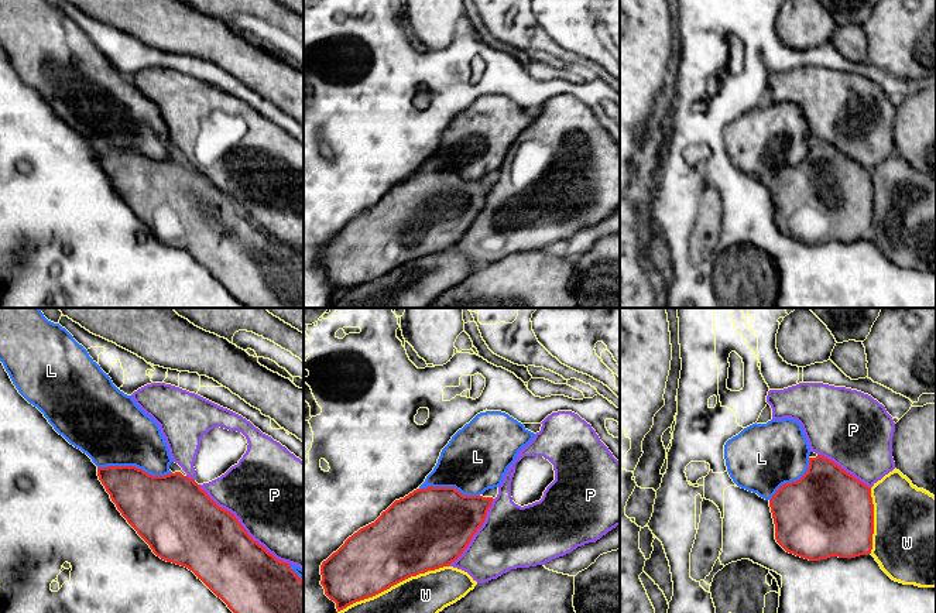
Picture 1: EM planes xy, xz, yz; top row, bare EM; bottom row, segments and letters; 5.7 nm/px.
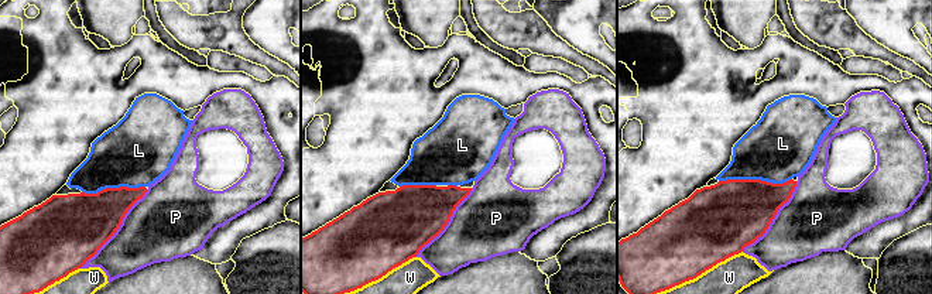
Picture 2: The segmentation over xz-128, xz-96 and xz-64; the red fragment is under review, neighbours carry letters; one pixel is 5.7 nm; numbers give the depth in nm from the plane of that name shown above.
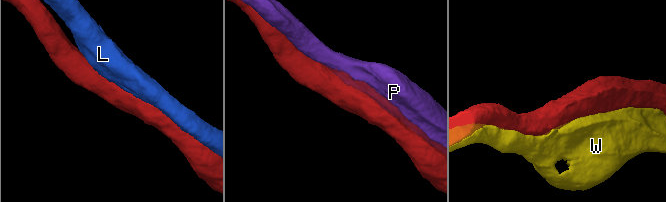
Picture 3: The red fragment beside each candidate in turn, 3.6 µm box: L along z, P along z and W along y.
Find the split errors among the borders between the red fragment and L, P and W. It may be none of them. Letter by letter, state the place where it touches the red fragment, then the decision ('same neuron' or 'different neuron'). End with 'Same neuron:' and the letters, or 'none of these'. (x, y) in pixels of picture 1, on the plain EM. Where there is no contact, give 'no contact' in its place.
L: meets red in xy at (134, 150); different neuron
P: meets red in xy at (242, 211); different neuron
W: meets red in xz at (393, 269); different neuron
Same neuron: none of these

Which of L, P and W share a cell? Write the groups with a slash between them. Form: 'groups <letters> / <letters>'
groups L / P / W

